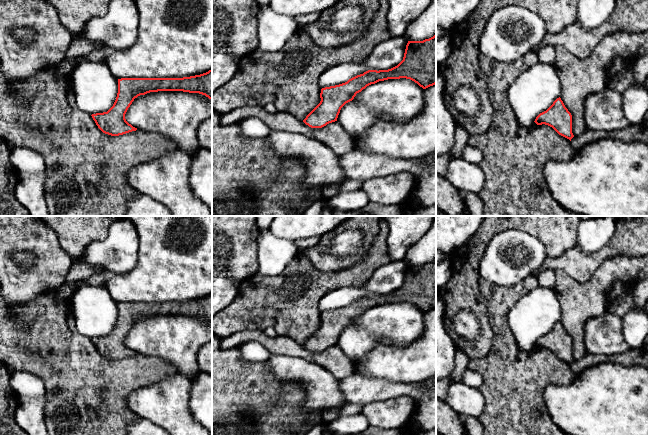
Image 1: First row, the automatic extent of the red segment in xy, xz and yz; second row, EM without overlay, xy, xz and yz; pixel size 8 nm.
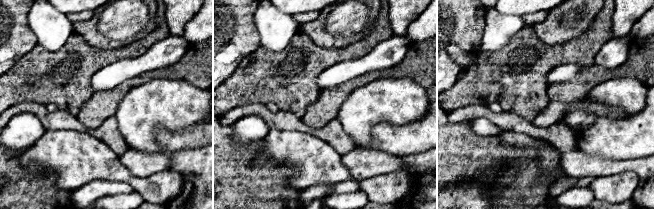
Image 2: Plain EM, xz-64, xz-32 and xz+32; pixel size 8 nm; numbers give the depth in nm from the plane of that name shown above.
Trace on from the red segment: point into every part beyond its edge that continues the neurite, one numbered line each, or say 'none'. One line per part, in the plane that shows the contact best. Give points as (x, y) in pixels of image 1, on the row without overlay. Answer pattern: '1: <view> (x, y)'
none

